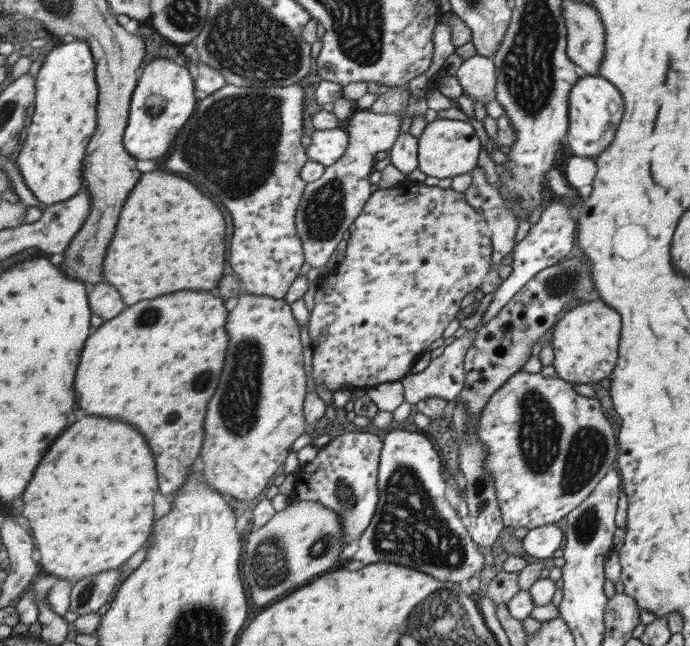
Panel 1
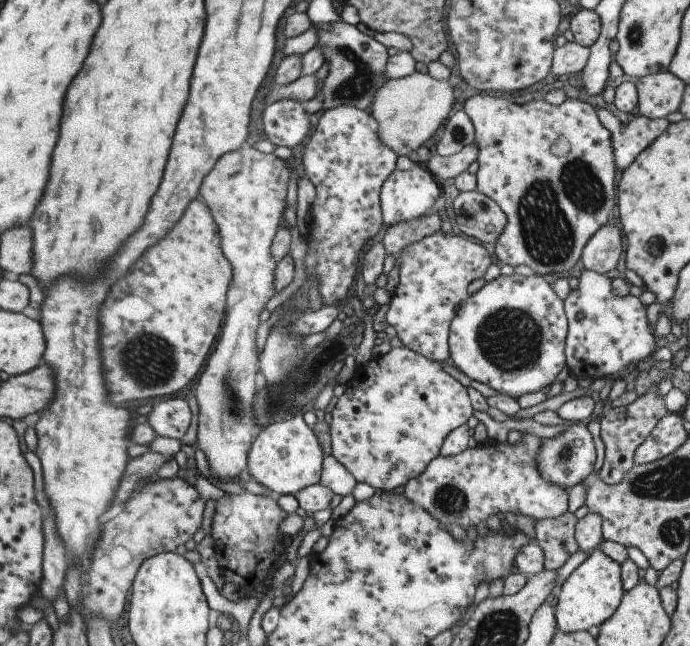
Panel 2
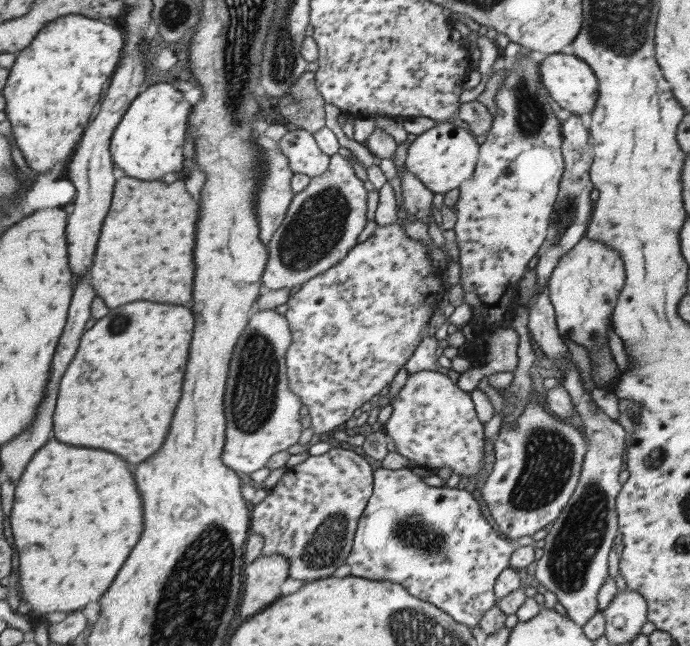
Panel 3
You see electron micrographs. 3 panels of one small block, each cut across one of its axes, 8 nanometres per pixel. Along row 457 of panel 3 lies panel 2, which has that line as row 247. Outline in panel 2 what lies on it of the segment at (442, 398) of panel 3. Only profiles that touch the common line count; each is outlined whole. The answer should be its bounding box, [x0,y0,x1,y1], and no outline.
[387,229,493,362]

